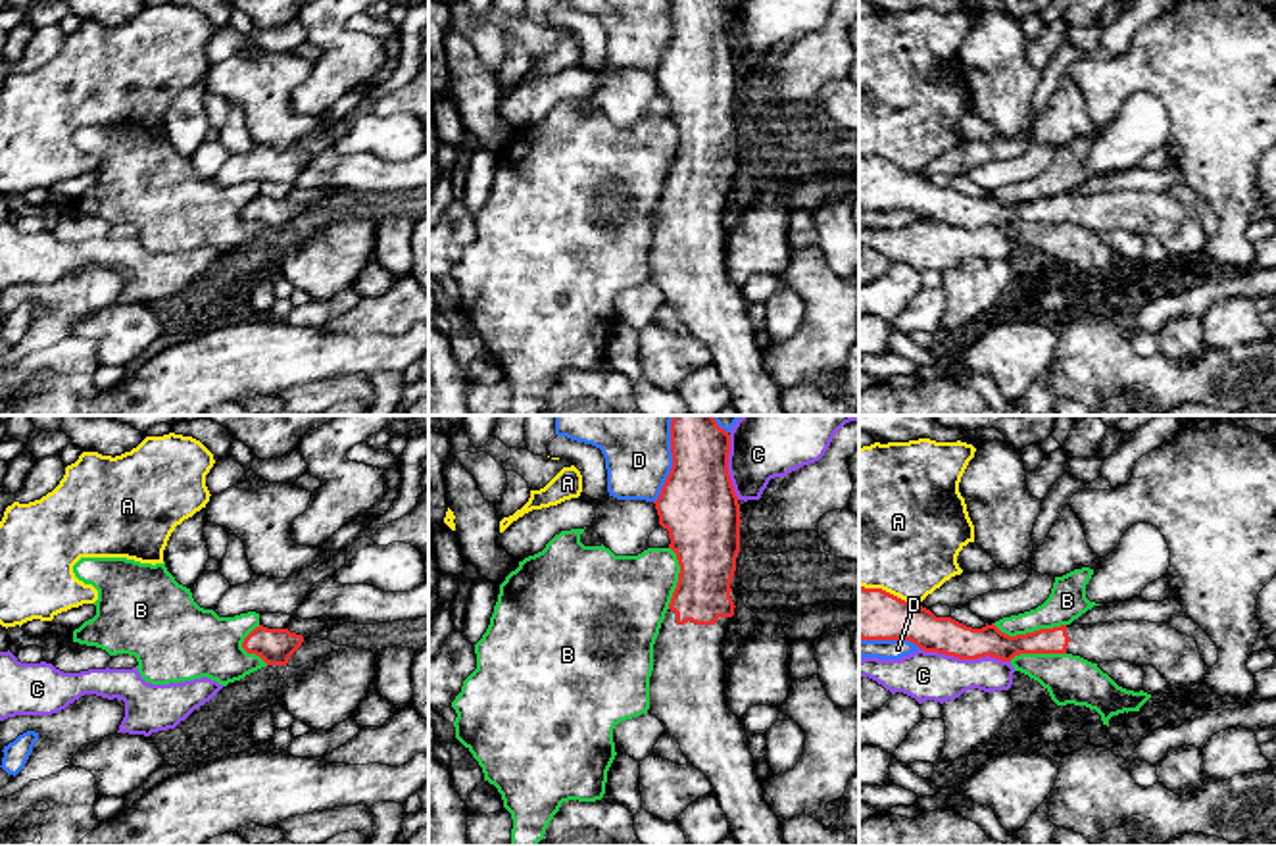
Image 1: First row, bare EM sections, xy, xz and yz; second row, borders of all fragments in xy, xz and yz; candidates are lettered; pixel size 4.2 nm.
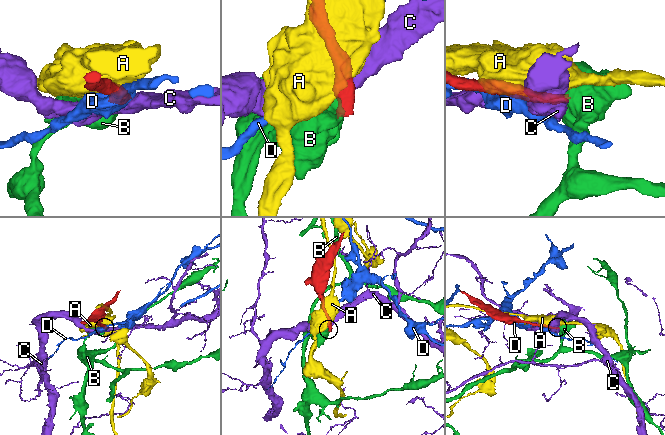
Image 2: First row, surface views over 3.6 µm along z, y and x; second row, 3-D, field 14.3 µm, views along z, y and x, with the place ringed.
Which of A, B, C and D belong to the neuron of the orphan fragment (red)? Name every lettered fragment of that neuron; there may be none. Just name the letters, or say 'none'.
none

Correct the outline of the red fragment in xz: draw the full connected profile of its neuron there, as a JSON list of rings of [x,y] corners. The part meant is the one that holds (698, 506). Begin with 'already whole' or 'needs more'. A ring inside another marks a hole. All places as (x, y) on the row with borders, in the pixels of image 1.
needs more | [[[673,415],[671,454],[671,473],[653,504],[659,525],[669,531],[669,548],[676,554],[680,573],[653,644],[648,711],[663,723],[667,734],[678,740],[688,763],[709,779],[728,819],[728,833],[740,846],[786,846],[780,821],[765,802],[763,781],[755,775],[755,759],[749,754],[749,738],[742,717],[734,715],[724,700],[724,659],[721,658],[721,646],[726,627],[734,623],[736,606],[730,598],[730,583],[740,552],[742,523],[738,496],[728,475],[730,435],[717,425],[713,415]]]

